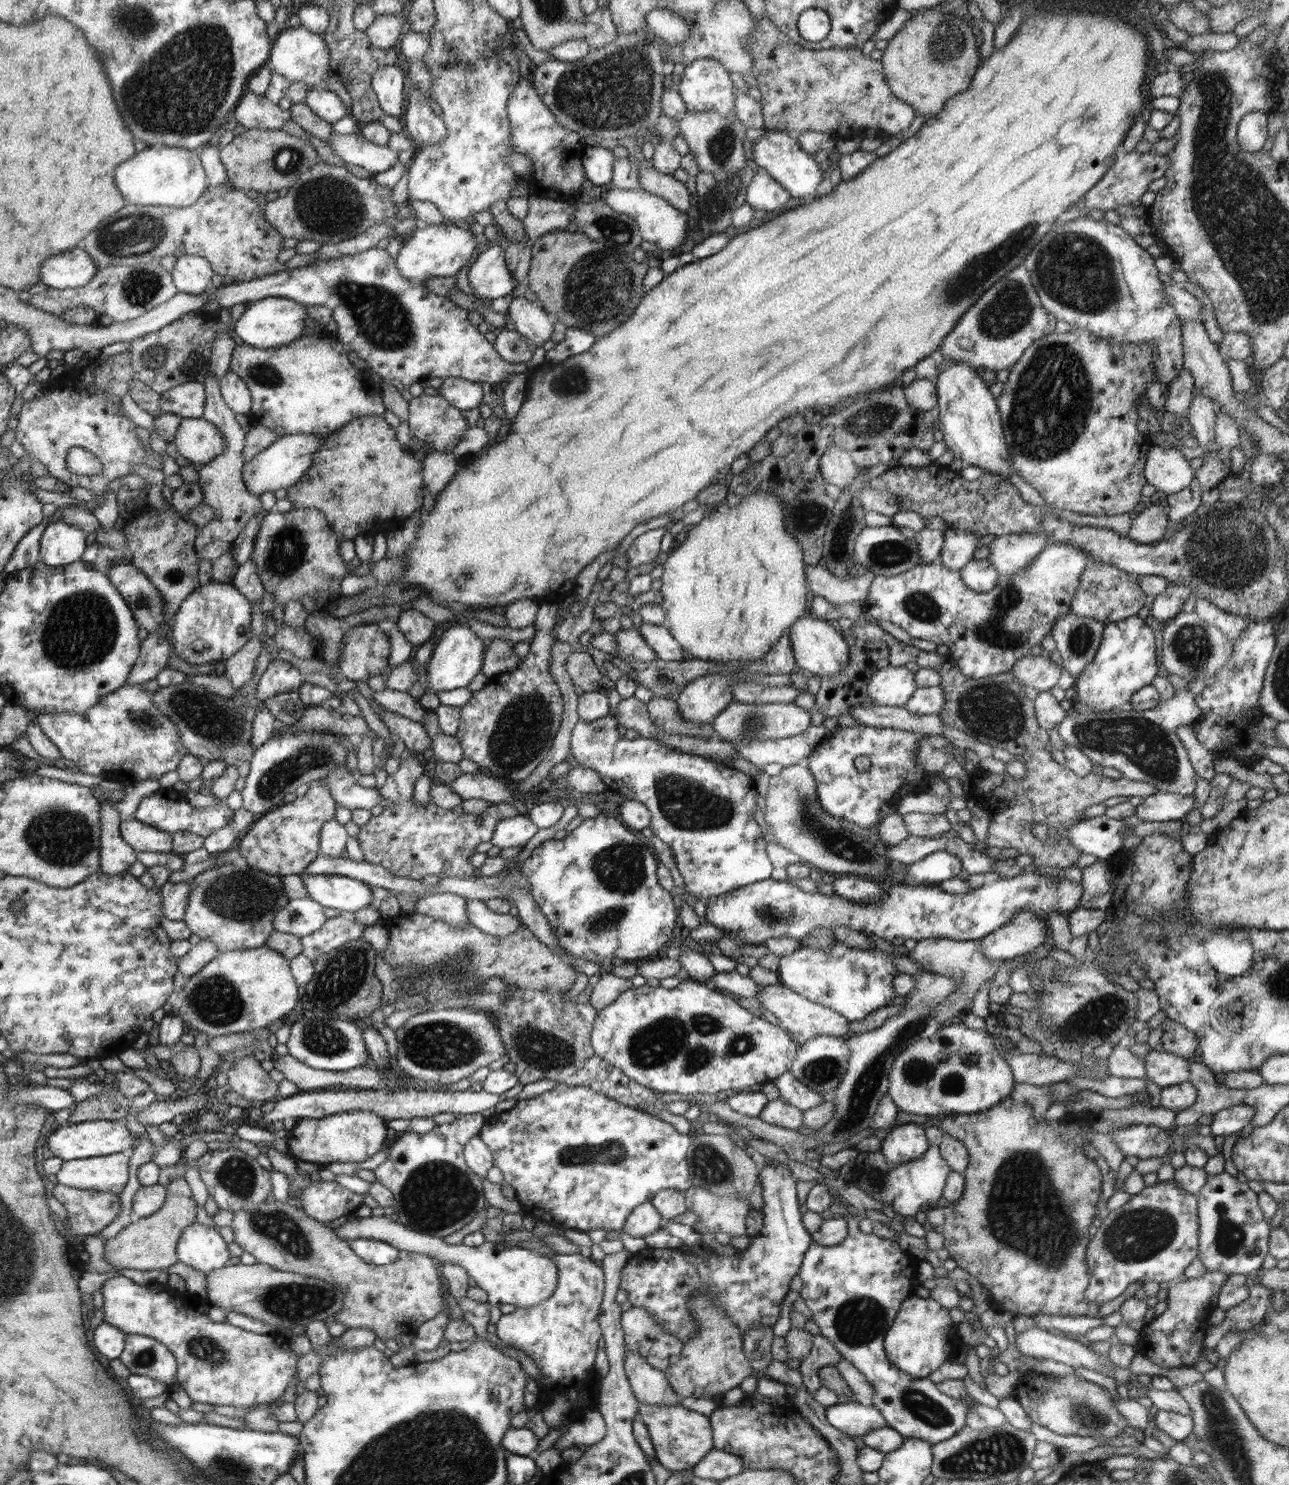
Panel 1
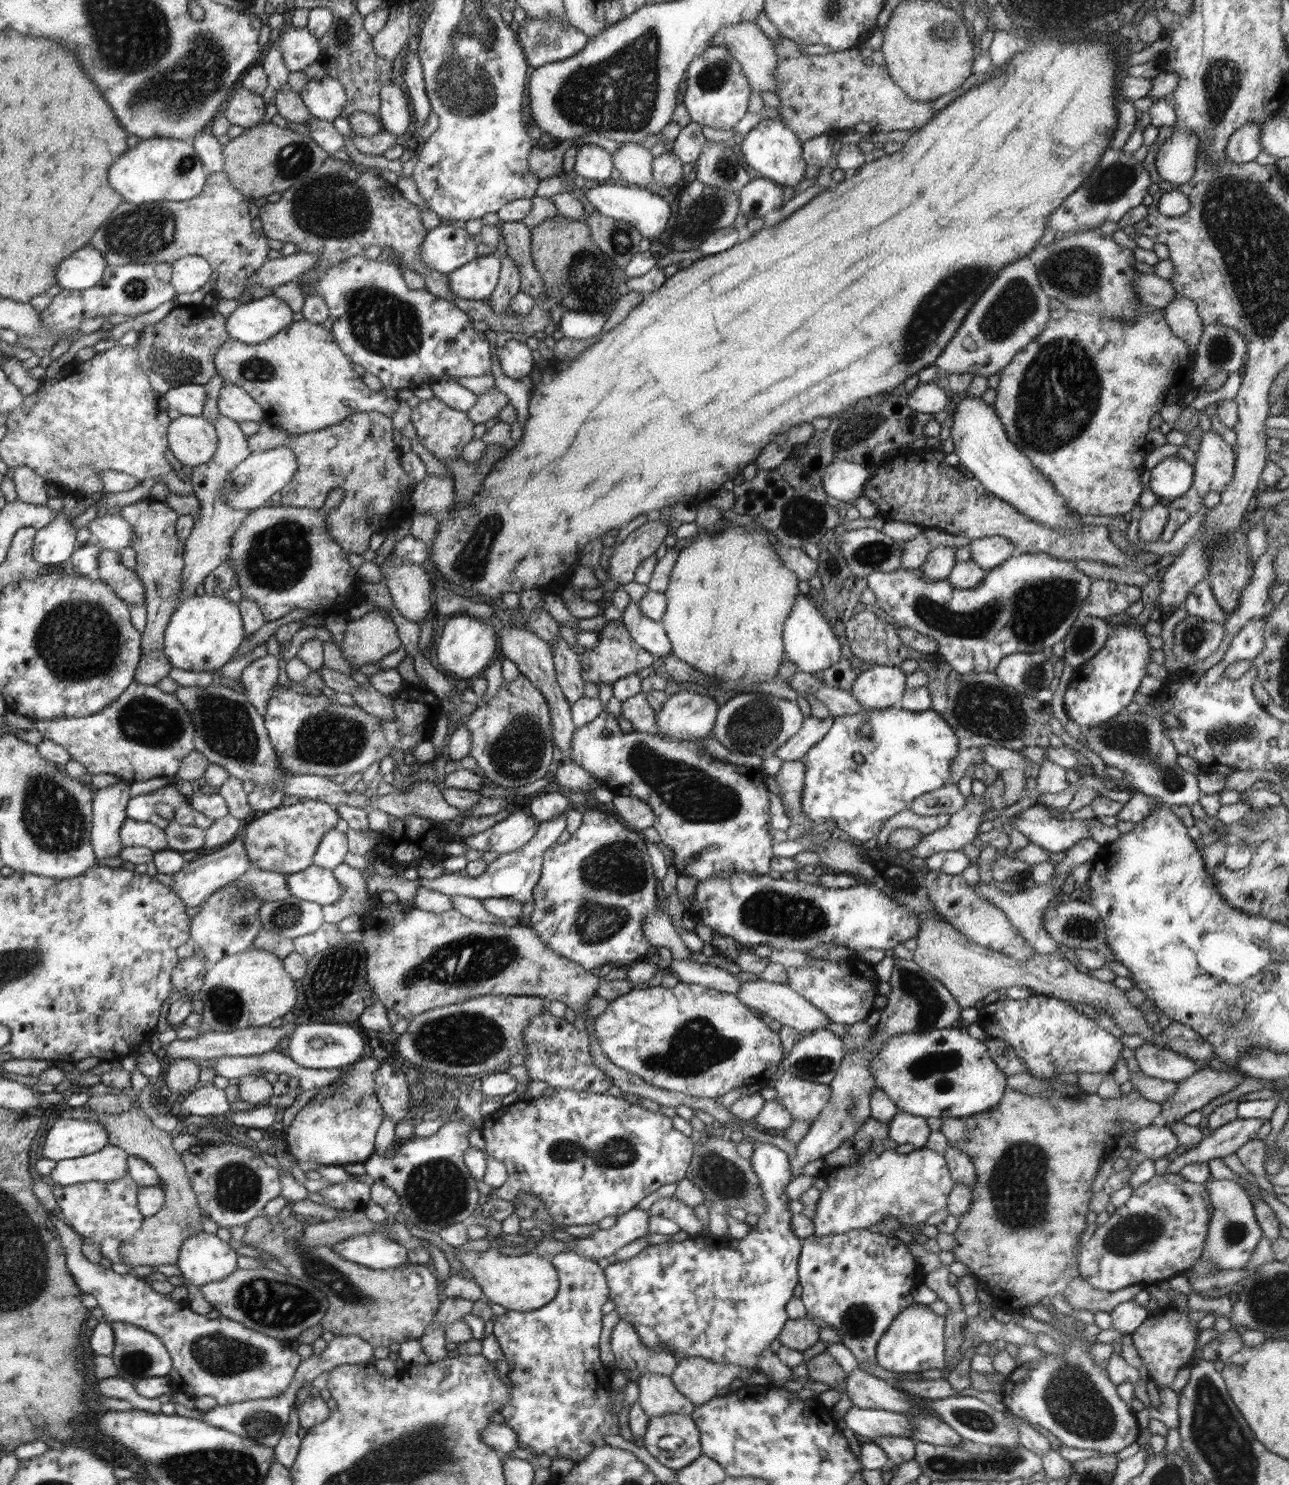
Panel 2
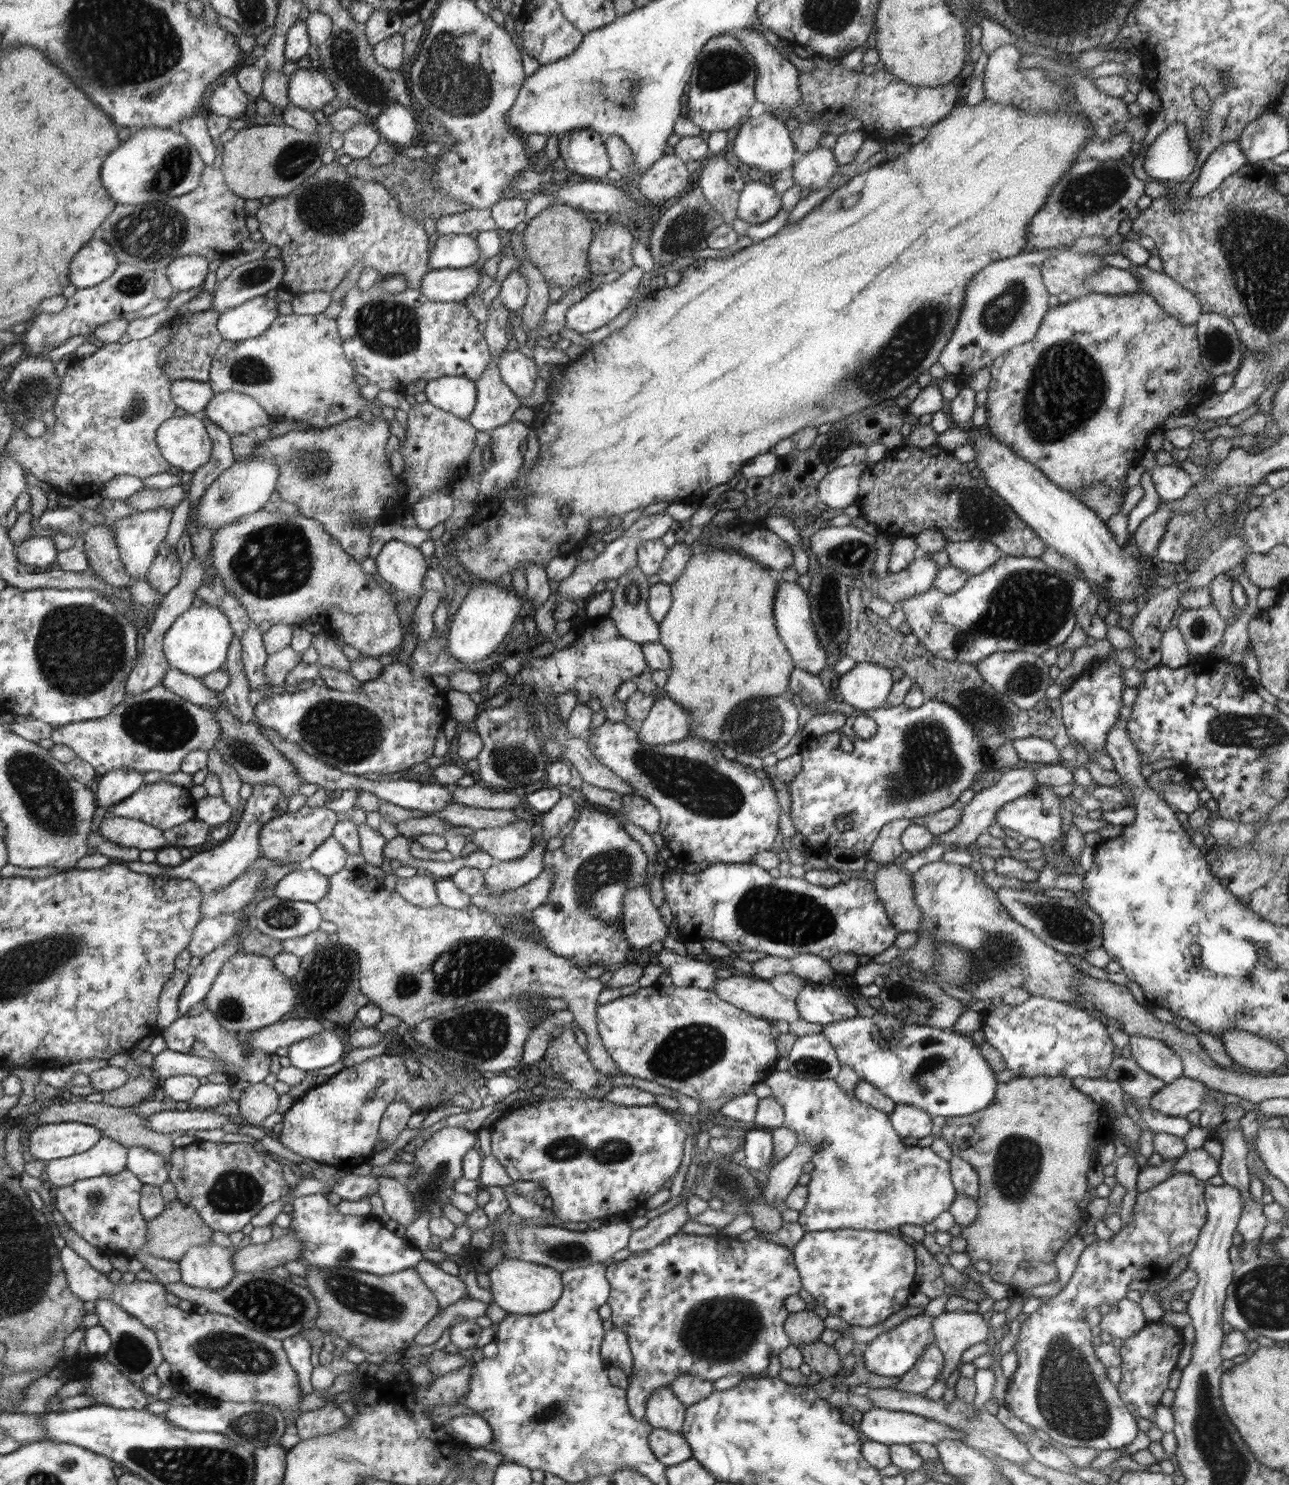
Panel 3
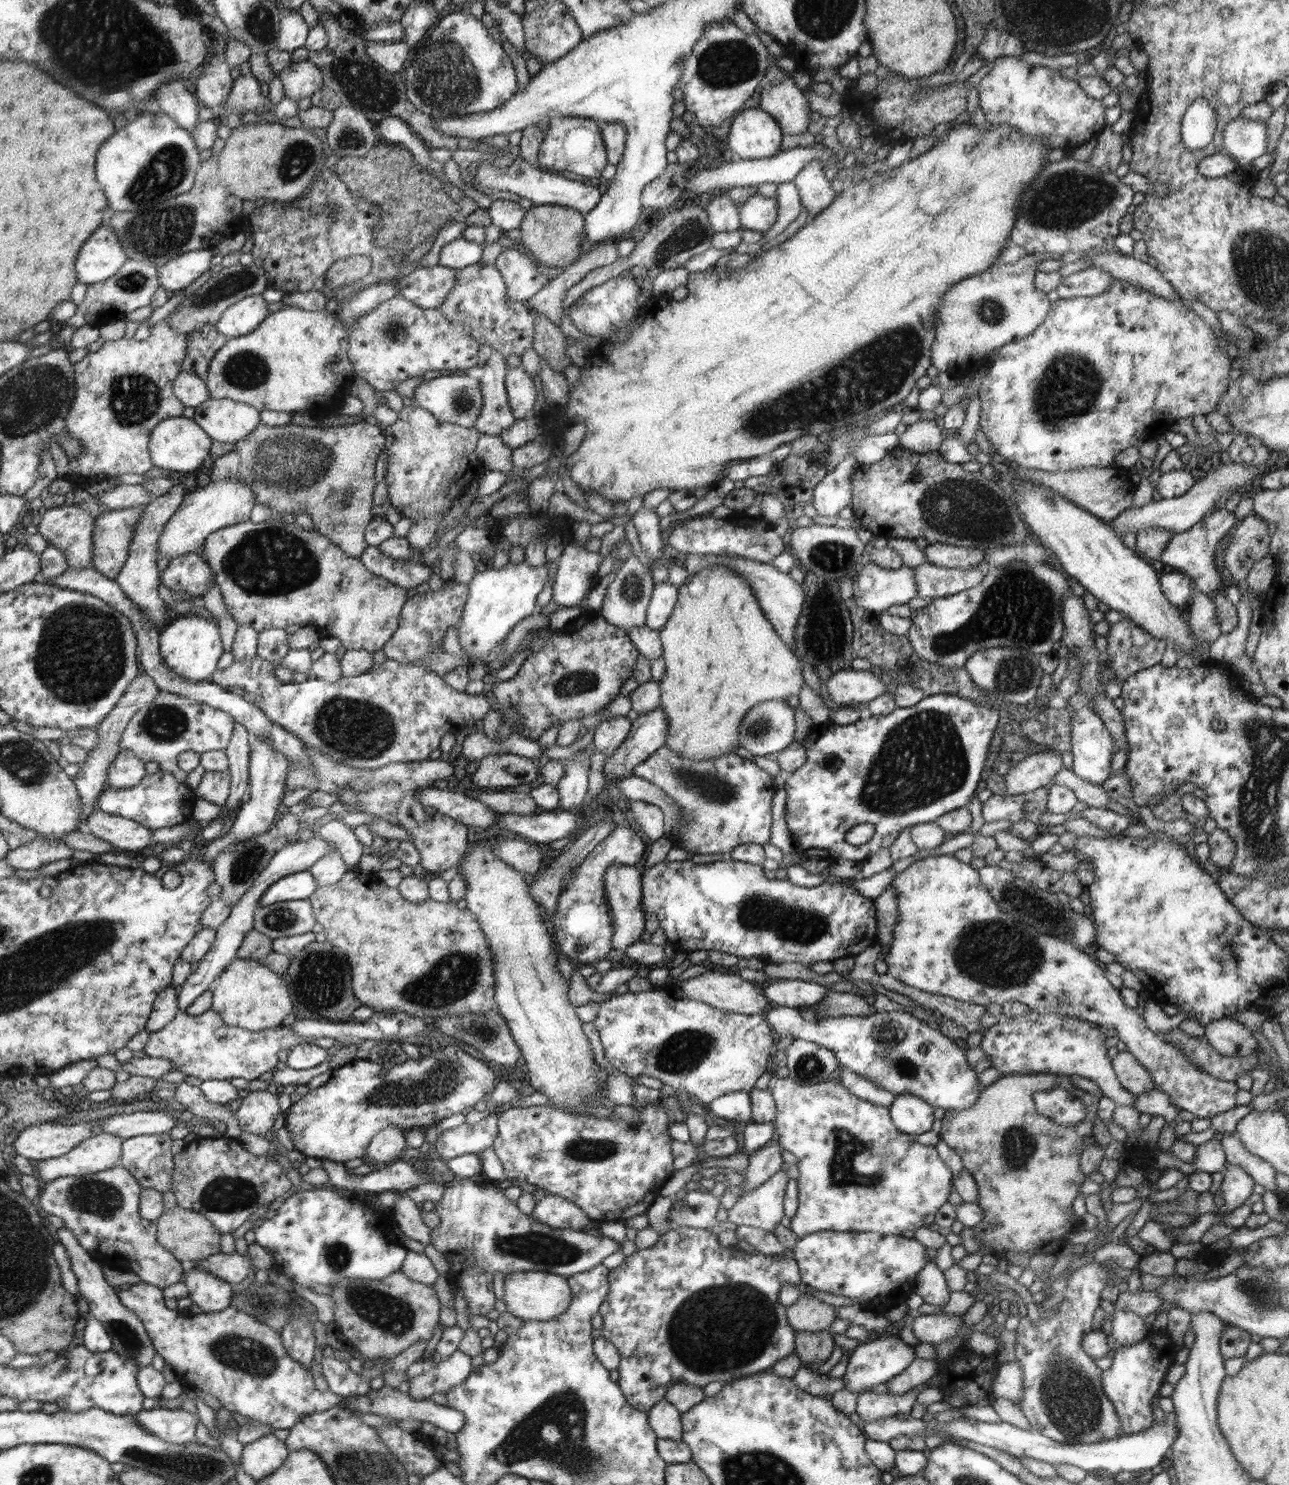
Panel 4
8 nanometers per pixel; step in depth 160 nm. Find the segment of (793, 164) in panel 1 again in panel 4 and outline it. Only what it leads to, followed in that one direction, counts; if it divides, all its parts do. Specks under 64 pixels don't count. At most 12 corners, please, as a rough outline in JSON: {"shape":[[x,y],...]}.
{"shape":[[754,104],[732,120],[735,158],[782,152],[778,120]]}

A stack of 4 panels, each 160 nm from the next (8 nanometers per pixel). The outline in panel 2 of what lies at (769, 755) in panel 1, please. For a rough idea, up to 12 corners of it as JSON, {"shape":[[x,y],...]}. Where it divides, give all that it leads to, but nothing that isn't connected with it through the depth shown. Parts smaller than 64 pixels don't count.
{"shape":[[807,717],[800,731],[773,755],[783,762],[802,760],[835,718]]}

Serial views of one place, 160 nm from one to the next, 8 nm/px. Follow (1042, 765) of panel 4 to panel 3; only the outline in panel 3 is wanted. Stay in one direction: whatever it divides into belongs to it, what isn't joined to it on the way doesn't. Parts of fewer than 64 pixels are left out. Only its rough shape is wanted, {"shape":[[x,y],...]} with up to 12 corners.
{"shape":[[1027,765],[1011,767],[961,806],[960,823],[935,843],[967,847],[1004,804],[1040,784]]}

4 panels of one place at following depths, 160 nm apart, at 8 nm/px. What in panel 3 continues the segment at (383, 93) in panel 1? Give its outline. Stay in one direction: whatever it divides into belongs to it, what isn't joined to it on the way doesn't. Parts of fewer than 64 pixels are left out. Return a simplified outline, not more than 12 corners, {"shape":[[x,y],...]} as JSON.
{"shape":[[401,104],[372,119],[398,148],[414,144],[417,118]]}

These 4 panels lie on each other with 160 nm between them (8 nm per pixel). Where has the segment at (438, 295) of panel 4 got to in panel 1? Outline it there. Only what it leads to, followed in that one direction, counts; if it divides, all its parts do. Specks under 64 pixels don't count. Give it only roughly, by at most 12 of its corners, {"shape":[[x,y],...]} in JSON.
{"shape":[[495,243],[468,268],[476,297],[492,301],[518,285]]}

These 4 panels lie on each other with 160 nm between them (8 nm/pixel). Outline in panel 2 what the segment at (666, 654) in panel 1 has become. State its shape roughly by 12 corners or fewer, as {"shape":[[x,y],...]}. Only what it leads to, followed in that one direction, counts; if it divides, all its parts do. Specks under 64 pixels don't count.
{"shape":[[630,601],[621,621],[656,658],[672,652],[664,625]]}

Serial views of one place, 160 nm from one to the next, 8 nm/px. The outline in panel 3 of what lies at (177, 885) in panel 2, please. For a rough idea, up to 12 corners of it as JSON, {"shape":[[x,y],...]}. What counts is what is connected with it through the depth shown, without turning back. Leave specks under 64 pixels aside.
{"shape":[[258,783],[242,820],[222,844],[178,866],[124,860],[214,892],[261,855],[259,834],[280,817],[279,786]]}

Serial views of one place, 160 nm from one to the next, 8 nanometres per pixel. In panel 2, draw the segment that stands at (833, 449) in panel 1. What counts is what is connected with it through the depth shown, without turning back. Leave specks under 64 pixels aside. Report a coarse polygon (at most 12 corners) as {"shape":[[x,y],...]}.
{"shape":[[837,458],[824,469],[822,486],[841,504],[863,494],[868,469]]}

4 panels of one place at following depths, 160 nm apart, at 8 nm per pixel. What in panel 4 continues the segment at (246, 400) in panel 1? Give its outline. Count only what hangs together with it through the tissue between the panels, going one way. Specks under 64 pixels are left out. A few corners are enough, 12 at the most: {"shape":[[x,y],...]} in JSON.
{"shape":[[205,400],[194,419],[214,441],[235,444],[260,426],[260,411]]}

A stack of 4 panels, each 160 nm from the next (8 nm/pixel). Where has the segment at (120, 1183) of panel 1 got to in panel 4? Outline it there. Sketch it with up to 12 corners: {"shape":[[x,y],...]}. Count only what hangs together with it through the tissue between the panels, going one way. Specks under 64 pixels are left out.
{"shape":[[102,1132],[35,1164],[47,1183],[120,1164],[123,1138]]}

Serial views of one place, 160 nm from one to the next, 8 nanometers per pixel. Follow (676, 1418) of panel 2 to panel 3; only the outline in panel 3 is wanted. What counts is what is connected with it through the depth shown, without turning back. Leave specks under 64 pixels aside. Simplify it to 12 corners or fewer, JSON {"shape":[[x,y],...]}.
{"shape":[[654,1428],[651,1449],[665,1466],[690,1460],[681,1433]]}

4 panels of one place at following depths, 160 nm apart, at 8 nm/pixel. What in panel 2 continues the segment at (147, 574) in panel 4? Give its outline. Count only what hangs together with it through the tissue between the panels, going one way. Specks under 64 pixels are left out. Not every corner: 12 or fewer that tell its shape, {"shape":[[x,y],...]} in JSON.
{"shape":[[120,514],[90,522],[102,549],[122,553],[135,538]]}

